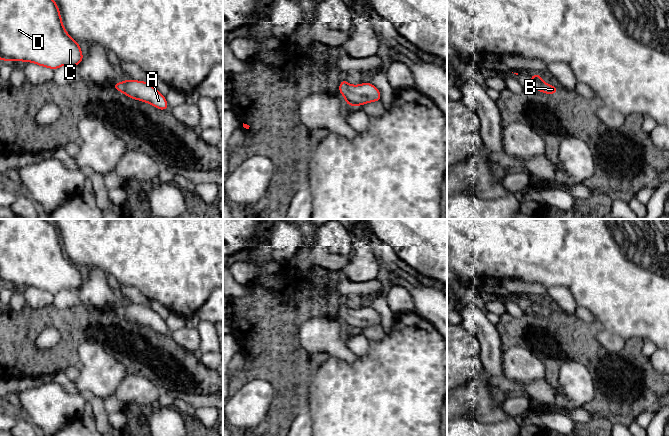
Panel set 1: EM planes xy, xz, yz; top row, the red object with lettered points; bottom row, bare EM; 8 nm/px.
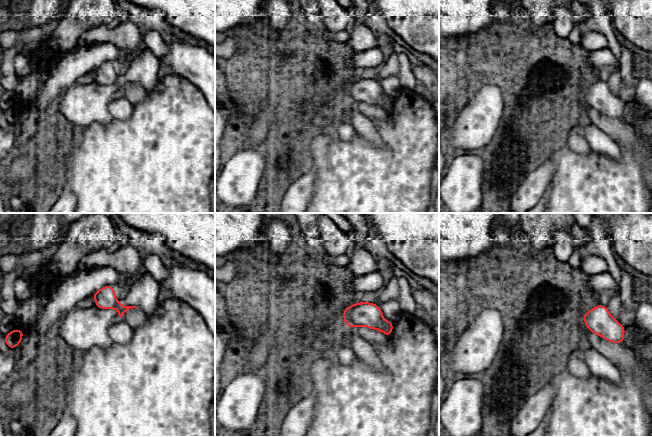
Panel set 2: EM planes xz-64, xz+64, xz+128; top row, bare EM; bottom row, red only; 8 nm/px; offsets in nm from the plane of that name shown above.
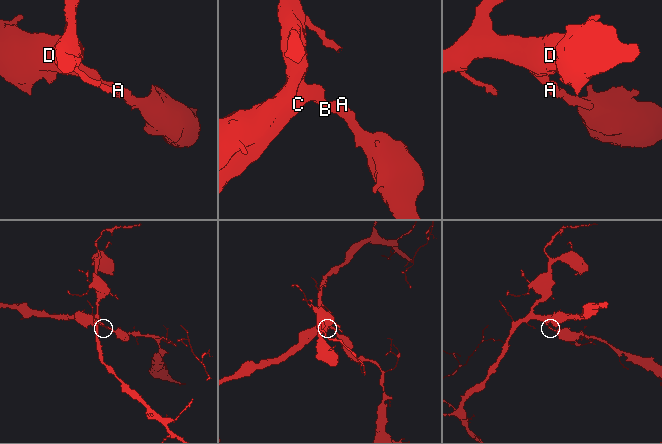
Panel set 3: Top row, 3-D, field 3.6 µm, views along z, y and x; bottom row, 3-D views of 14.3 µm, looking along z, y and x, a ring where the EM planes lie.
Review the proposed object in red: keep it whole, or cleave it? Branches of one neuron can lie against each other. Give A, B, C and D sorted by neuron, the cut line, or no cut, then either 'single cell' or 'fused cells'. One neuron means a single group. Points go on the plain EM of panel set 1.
A B C D | no cut | single cell

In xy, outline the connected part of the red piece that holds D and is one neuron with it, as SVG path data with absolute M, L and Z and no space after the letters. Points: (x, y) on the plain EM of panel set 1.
M0 219L0 283L2 285L33 286L56 294L69 289L78 290L83 284L80 268L66 256L58 229L46 219Z

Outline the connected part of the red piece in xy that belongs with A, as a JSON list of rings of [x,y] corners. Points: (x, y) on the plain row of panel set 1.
[[[126,303],[125,306],[113,307],[112,310],[129,322],[149,327],[159,334],[169,333],[165,320],[149,306]]]

